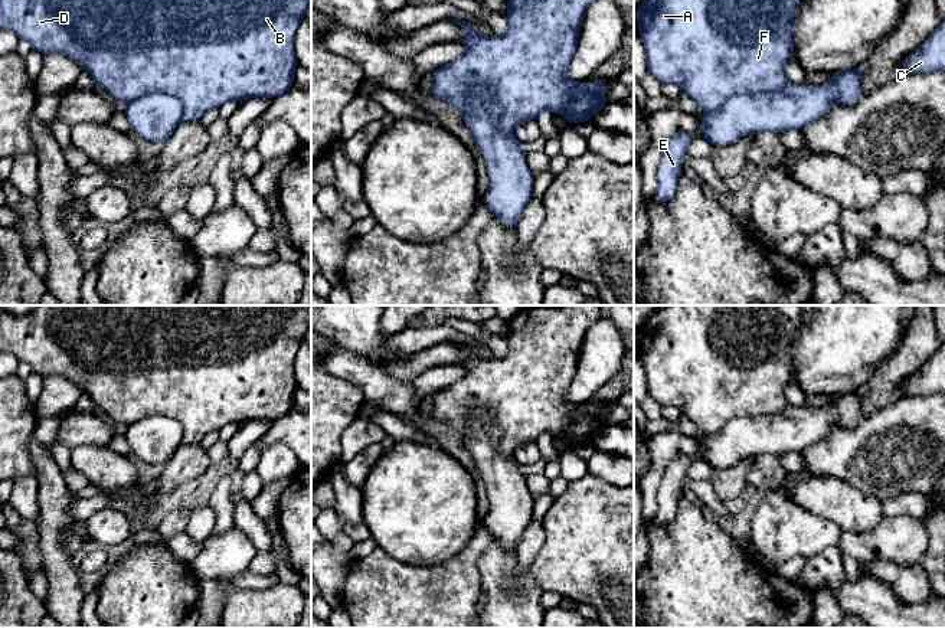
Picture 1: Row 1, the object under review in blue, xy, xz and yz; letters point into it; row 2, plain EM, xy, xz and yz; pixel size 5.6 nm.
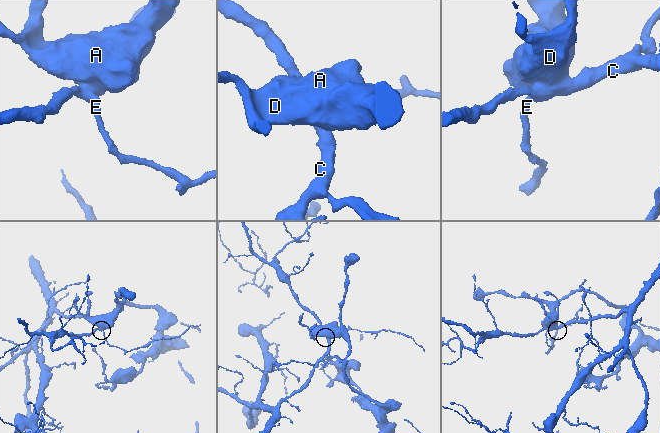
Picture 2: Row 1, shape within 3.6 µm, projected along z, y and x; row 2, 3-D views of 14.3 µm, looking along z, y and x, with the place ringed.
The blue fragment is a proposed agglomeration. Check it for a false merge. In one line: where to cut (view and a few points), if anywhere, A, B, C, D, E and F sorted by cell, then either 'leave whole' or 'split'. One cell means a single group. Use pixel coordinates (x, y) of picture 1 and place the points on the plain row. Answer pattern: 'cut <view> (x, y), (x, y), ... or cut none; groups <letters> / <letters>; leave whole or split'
cut xz (473, 404), (489, 406), (500, 429), (497, 448), (512, 457); groups A B D F / C E; split

